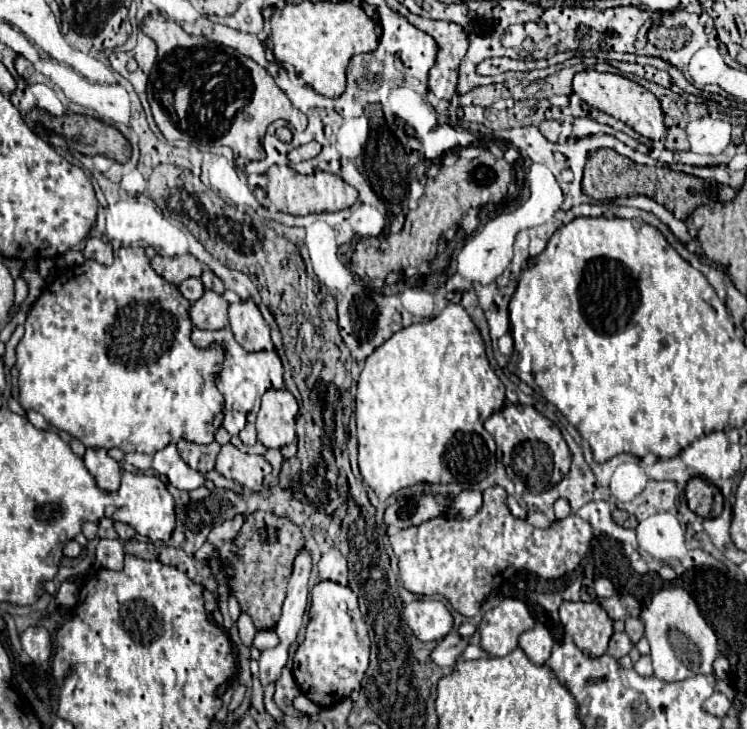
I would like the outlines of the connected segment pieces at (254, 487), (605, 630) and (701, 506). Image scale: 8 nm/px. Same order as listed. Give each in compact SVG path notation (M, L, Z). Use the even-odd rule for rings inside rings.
M227 443L217 455L215 471L219 471L225 479L233 479L239 485L251 489L253 493L263 493L265 481L273 473L273 467L263 455L243 453L235 445Z
M567 601L559 607L559 615L565 631L575 639L575 645L583 653L587 653L589 657L605 655L609 639L615 631L613 631L613 619L599 603Z
M693 477L687 481L685 499L689 509L701 517L717 517L723 511L721 491L713 483L701 477Z

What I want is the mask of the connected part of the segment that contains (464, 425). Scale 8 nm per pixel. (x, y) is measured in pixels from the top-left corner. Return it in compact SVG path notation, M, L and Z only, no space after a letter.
M447 305L437 317L397 331L367 357L357 383L359 471L365 483L385 501L399 489L421 481L483 481L495 471L495 441L483 423L503 405L505 385L491 369L481 333L461 305Z

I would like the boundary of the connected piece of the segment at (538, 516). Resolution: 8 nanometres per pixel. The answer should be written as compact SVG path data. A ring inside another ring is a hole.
M531 513L531 515L527 517L527 521L529 521L533 527L539 527L539 529L547 529L547 527L551 527L551 525L555 523L555 519L547 517L545 513Z

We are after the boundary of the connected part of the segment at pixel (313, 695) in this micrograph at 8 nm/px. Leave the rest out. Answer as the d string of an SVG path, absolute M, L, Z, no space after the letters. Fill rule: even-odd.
M319 581L311 591L311 609L309 609L309 625L305 629L305 641L297 647L293 655L293 677L301 689L301 693L311 699L319 707L333 707L347 699L353 691L361 689L361 679L365 677L369 665L369 627L359 611L359 603L355 593L349 587L343 587L335 581Z

